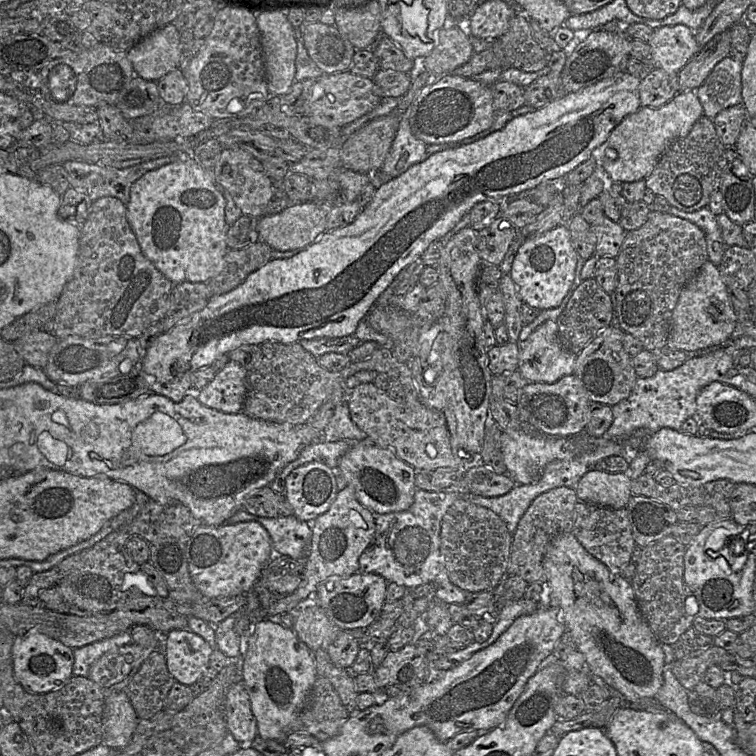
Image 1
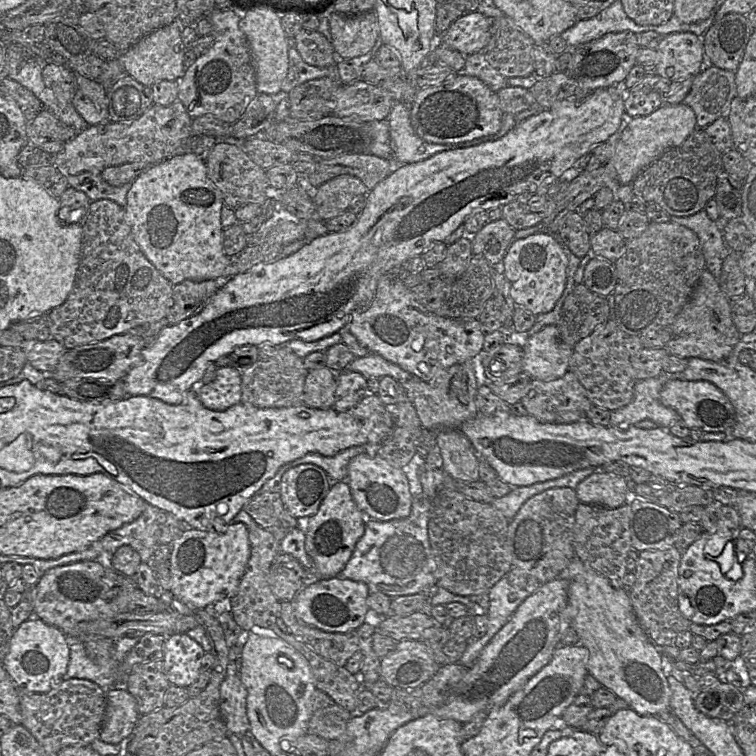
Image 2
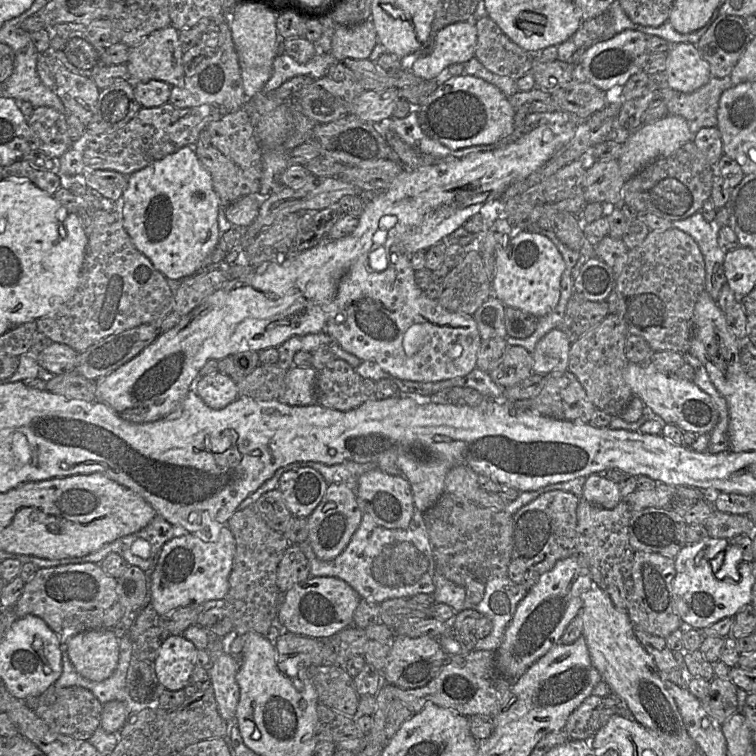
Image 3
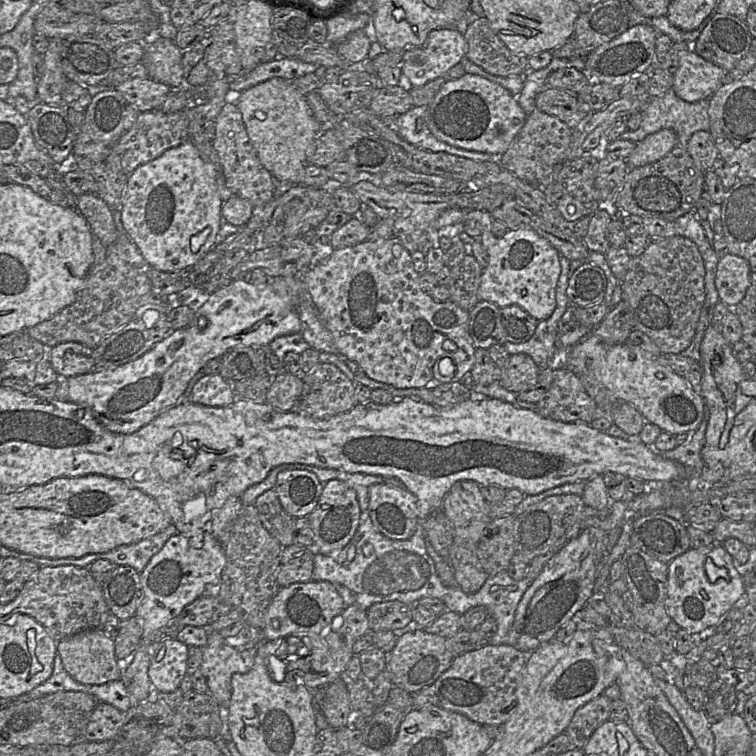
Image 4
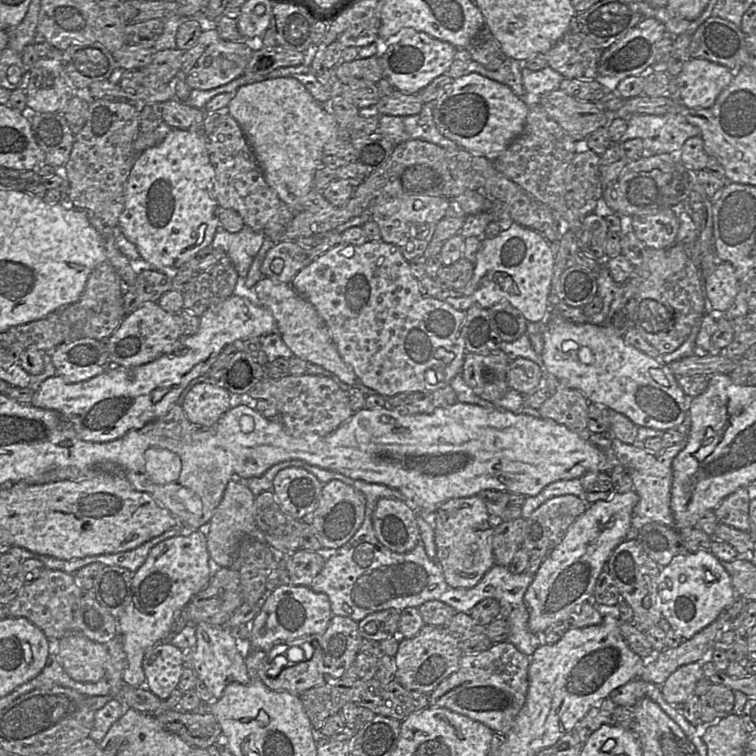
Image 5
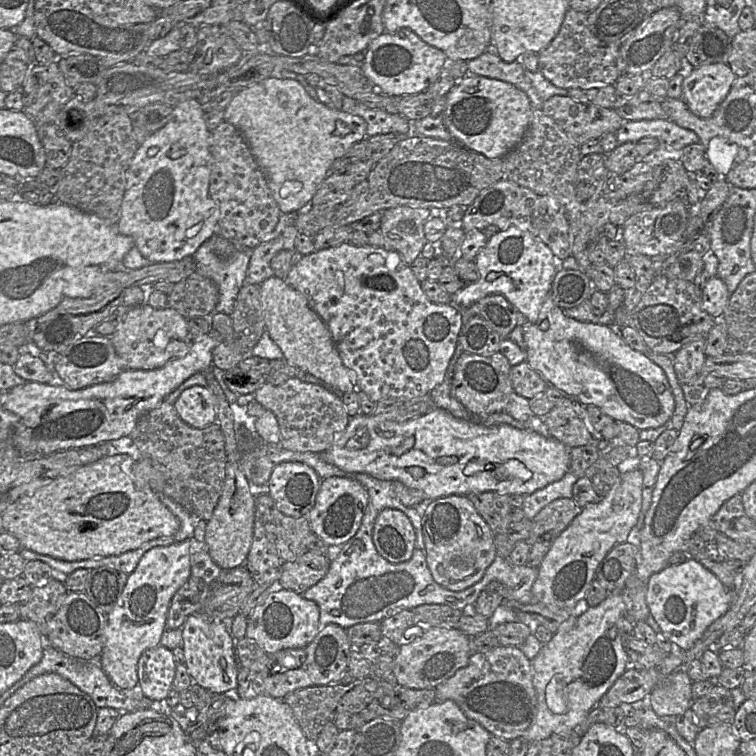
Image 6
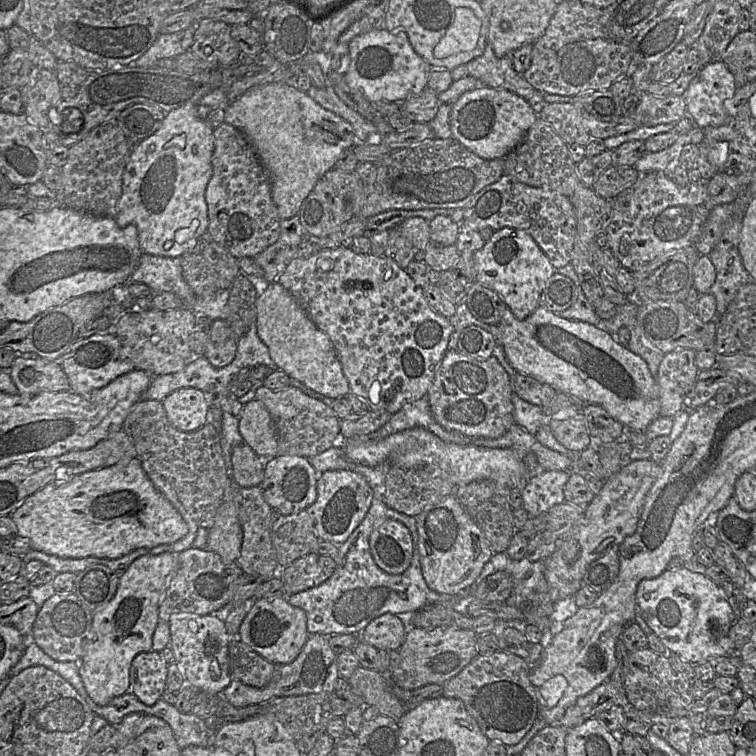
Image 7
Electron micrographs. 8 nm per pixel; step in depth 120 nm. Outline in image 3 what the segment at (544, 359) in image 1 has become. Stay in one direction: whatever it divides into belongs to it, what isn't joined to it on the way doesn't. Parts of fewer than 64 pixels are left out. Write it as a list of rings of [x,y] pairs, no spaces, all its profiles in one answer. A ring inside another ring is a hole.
[[[558,328],[542,337],[532,352],[533,373],[546,375],[567,370],[570,341]]]

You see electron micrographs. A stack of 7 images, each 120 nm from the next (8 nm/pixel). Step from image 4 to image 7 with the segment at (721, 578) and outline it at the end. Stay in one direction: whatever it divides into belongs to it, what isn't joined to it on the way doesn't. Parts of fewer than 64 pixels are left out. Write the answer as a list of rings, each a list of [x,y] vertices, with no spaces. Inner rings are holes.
[[[685,566],[667,568],[657,577],[640,581],[637,604],[648,626],[683,660],[700,664],[738,653],[729,637],[730,628],[737,620],[735,613],[723,589],[705,574]]]

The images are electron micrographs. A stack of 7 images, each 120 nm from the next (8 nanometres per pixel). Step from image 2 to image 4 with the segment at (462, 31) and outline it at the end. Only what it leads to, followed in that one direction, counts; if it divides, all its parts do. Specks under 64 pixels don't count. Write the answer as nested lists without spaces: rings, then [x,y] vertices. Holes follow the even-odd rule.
[[[457,29],[432,30],[423,46],[405,53],[401,71],[413,87],[421,87],[444,76],[466,56],[467,48],[464,34]]]

